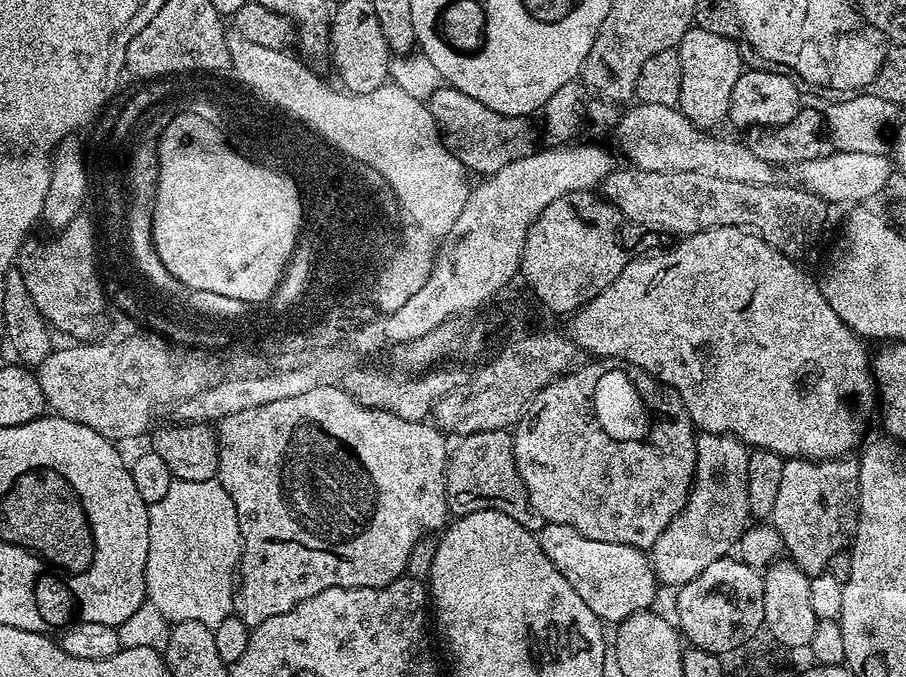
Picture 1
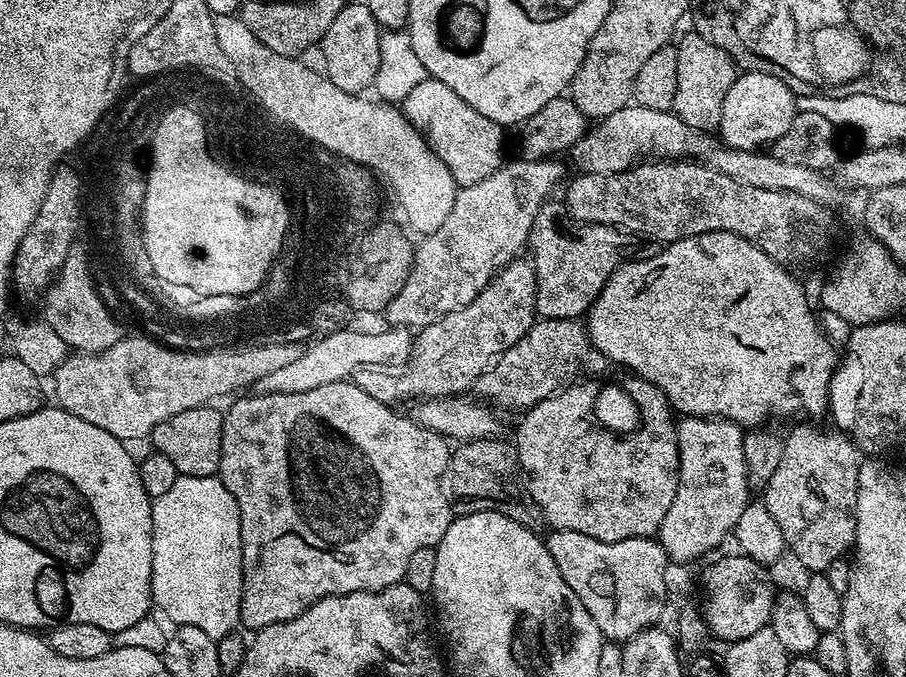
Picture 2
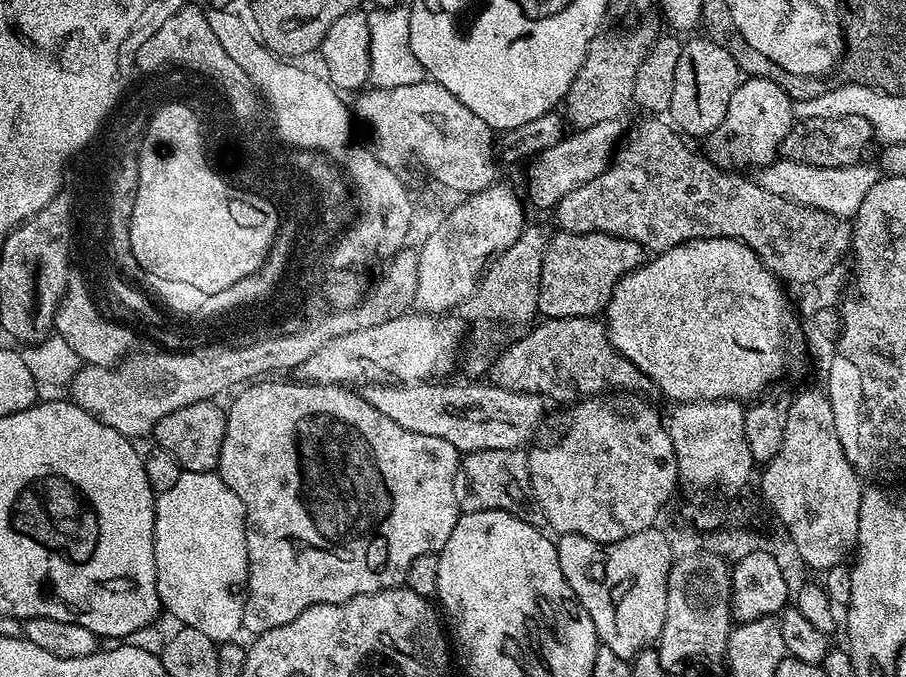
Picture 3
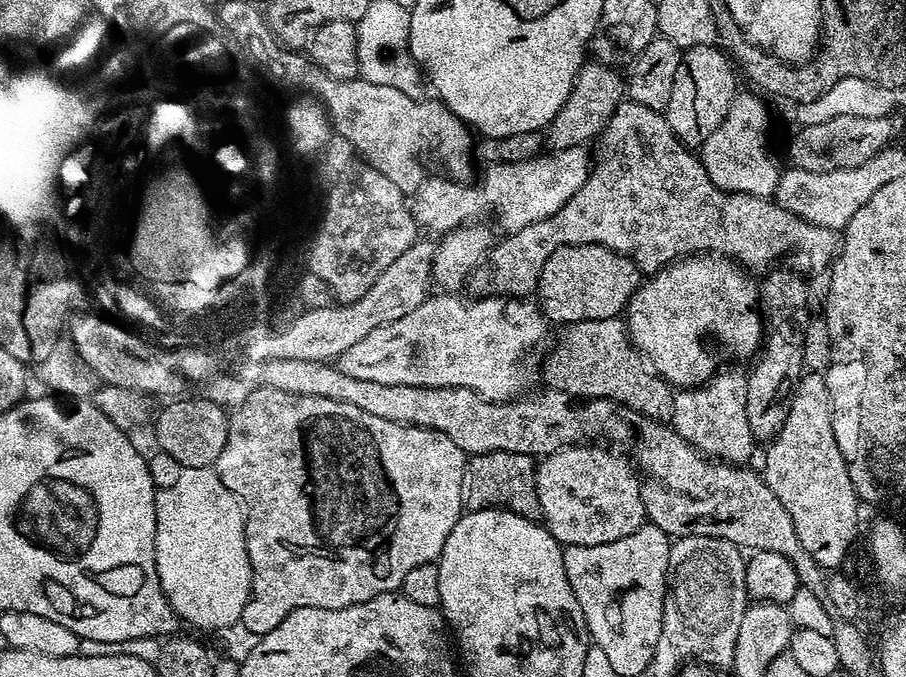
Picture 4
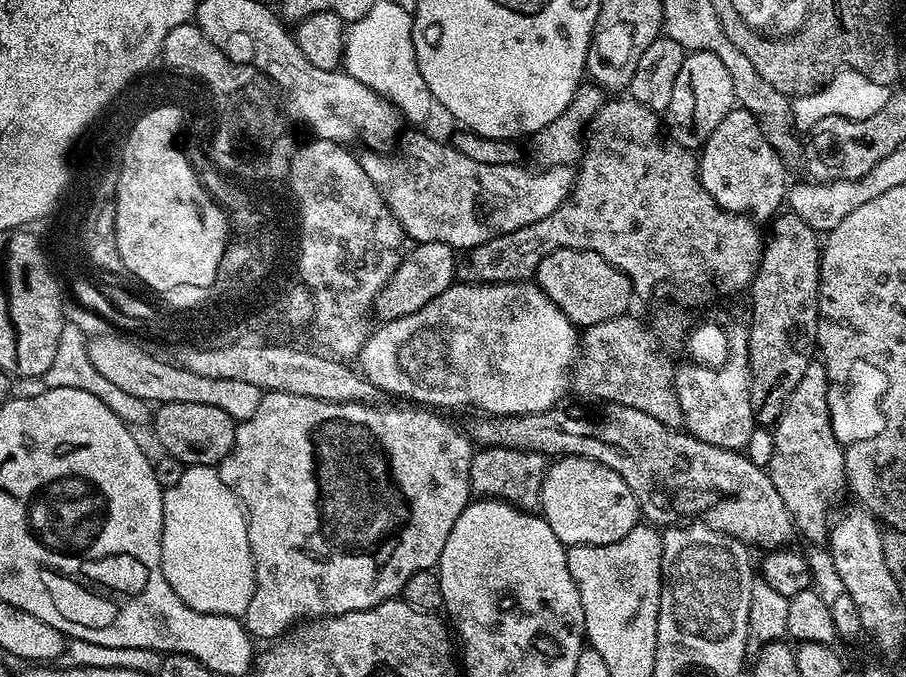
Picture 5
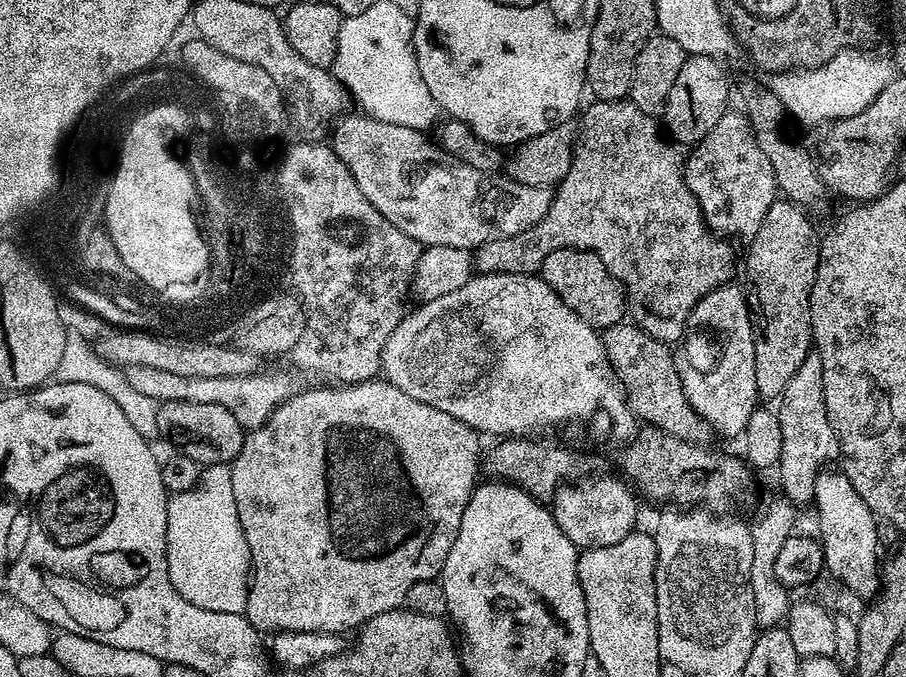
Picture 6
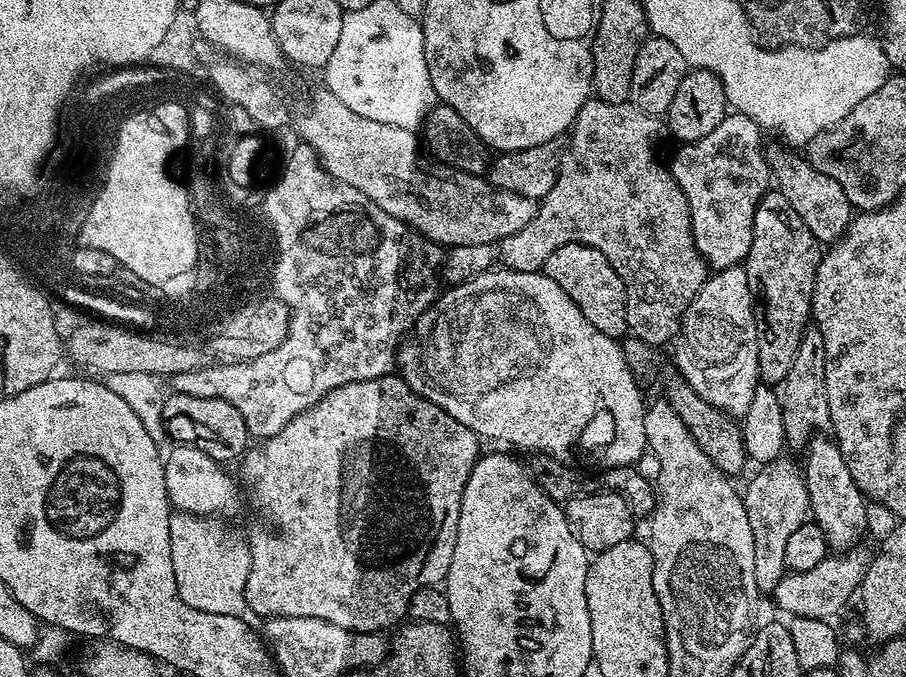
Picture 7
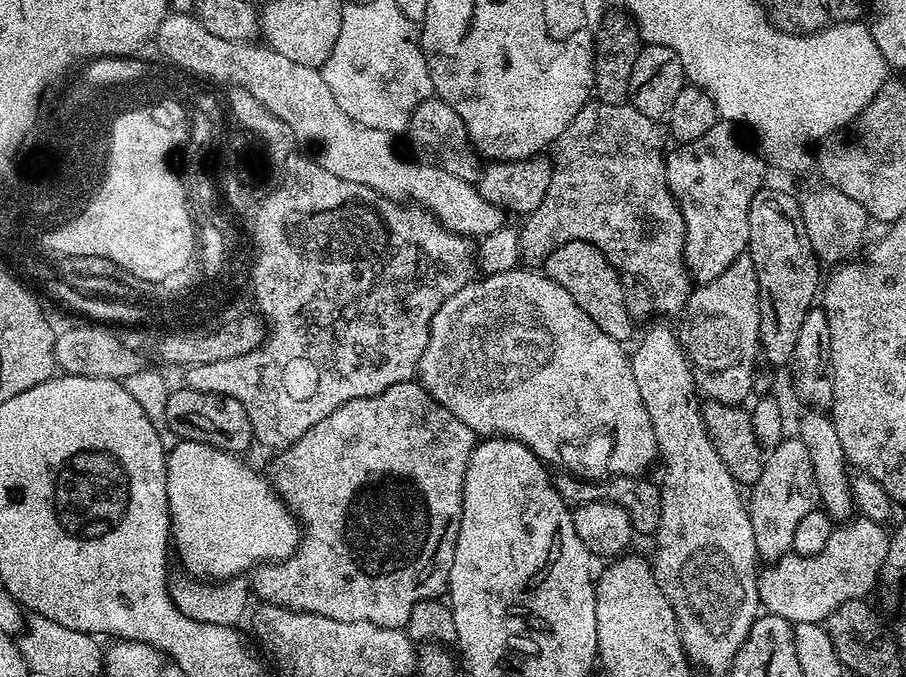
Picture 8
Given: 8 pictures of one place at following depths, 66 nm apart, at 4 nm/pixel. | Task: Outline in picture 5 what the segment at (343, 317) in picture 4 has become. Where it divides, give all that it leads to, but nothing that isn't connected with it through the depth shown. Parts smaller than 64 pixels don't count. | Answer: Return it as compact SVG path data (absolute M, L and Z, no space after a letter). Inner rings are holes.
M426 242L416 244L415 247L405 255L398 270L388 279L388 285L380 291L380 297L374 305L375 315L380 315L381 321L397 320L406 314L414 314L414 310L422 310L426 302L438 298L451 288L458 276L458 256L450 246L442 242Z

